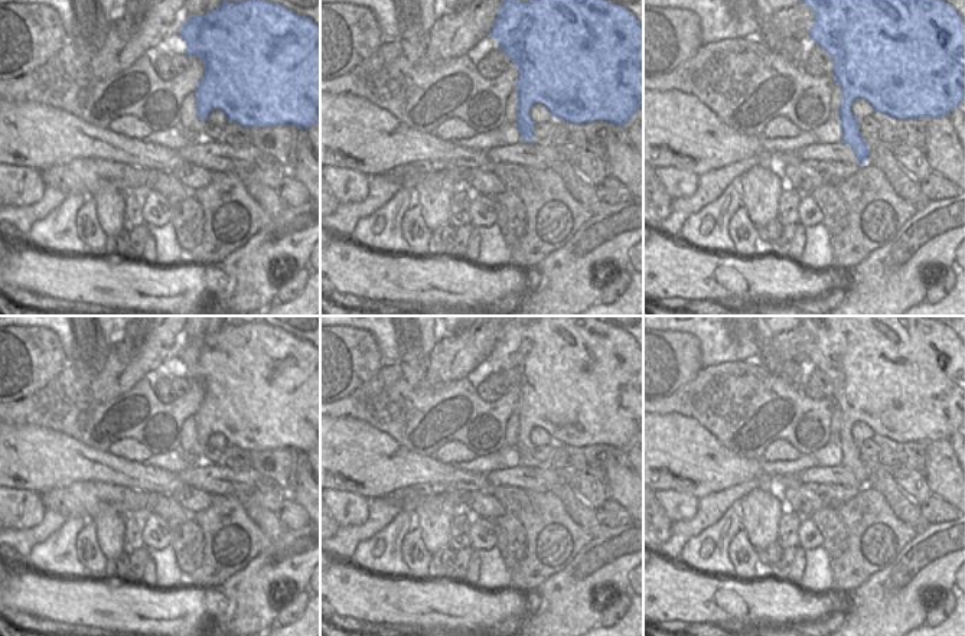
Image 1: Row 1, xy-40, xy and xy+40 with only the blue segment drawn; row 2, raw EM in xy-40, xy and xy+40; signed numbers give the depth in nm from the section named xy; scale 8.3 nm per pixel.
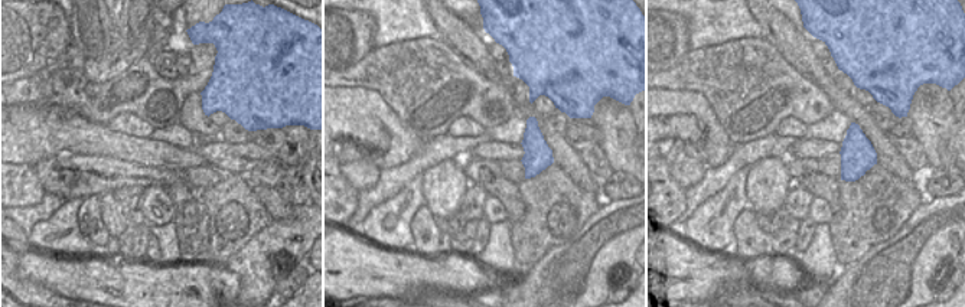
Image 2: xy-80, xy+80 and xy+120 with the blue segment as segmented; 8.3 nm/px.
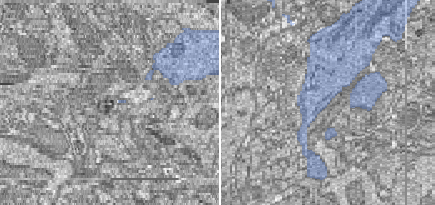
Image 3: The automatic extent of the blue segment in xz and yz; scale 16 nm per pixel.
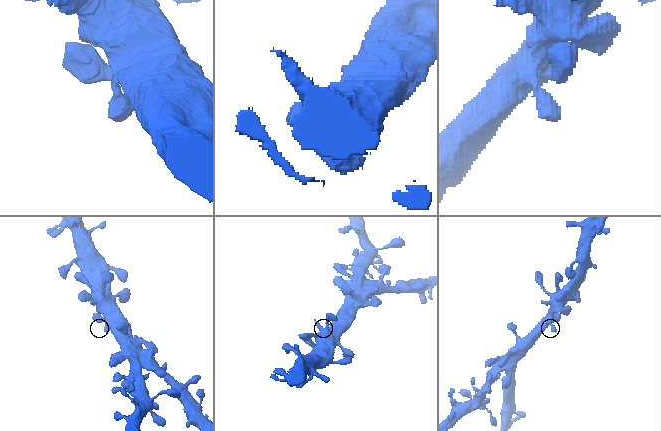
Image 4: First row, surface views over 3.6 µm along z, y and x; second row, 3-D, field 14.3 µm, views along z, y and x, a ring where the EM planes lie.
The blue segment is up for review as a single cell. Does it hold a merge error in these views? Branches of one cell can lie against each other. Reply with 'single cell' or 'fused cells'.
single cell

